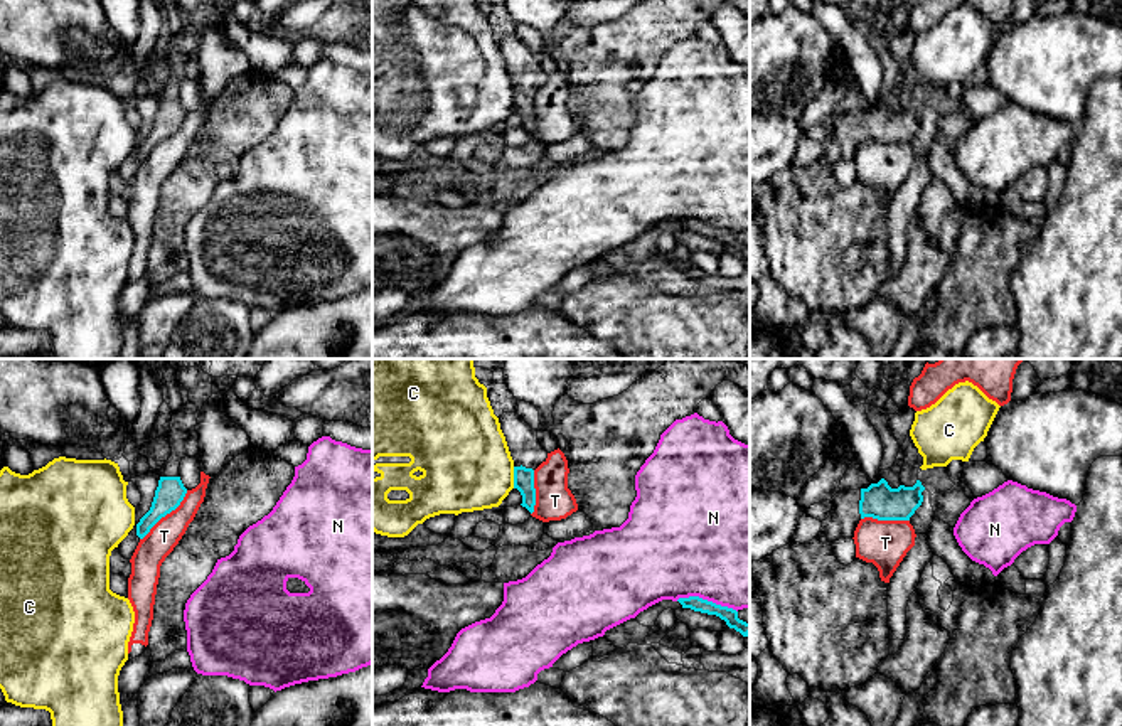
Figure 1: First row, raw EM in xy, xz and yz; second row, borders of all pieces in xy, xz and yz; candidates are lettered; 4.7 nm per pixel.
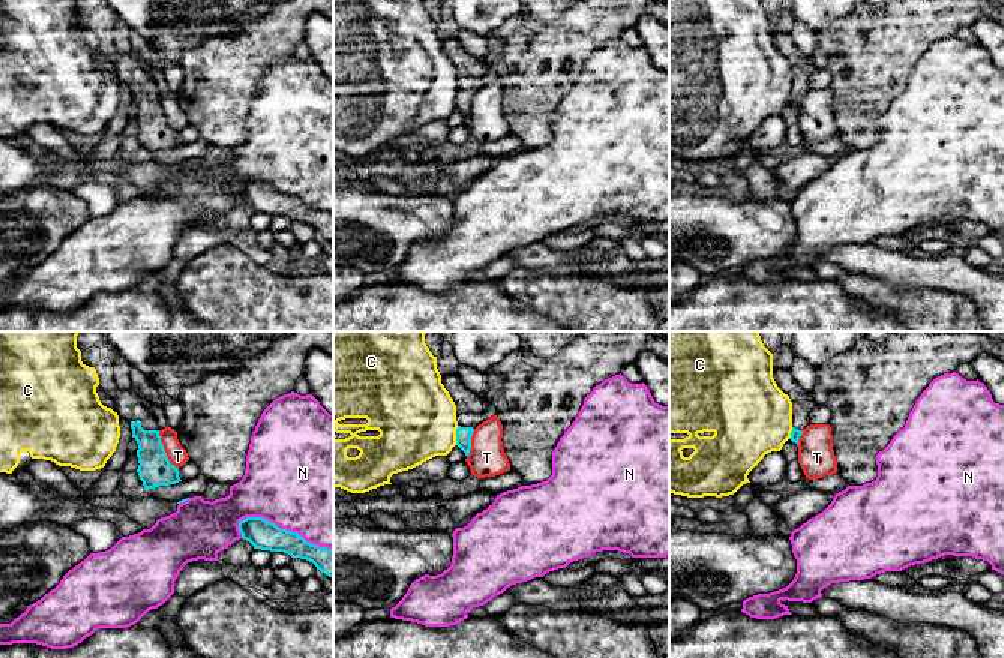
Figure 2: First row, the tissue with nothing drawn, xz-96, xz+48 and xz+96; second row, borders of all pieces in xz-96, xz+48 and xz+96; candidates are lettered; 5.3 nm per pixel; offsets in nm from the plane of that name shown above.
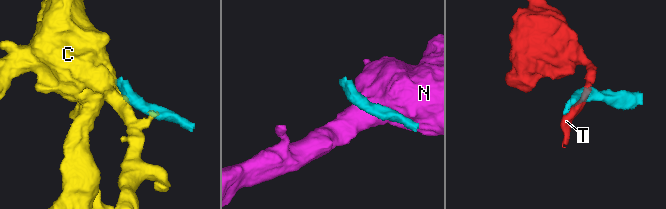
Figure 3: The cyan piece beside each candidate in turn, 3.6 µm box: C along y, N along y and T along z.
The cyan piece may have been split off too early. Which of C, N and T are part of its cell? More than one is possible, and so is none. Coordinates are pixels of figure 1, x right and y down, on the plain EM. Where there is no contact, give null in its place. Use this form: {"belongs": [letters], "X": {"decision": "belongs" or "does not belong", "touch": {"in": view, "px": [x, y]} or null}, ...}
{"belongs": [], "C": {"decision": "does not belong", "touch": {"in": "xz", "px": [514, 100]}}, "N": {"decision": "does not belong", "touch": {"in": "xz", "px": [706, 223]}}, "T": {"decision": "does not belong", "touch": {"in": "xy", "px": [165, 137]}}}

